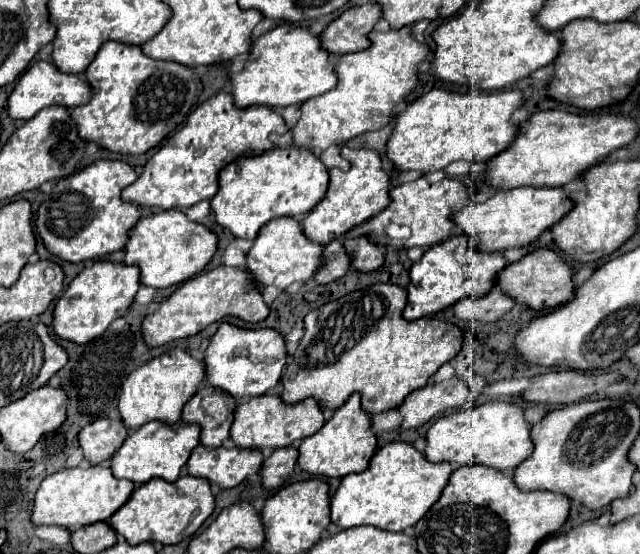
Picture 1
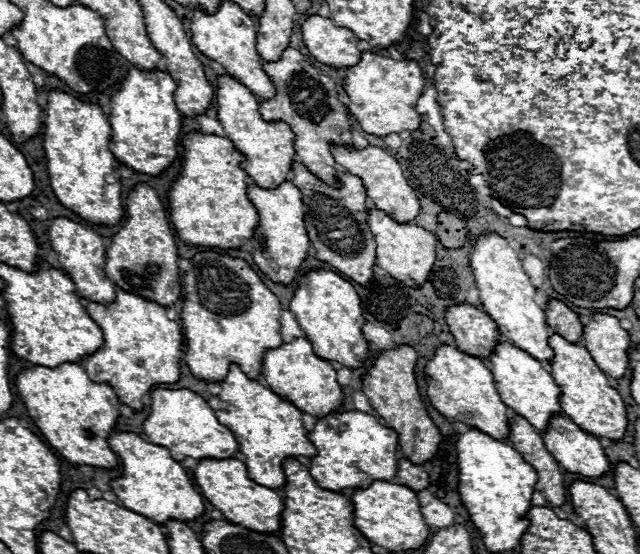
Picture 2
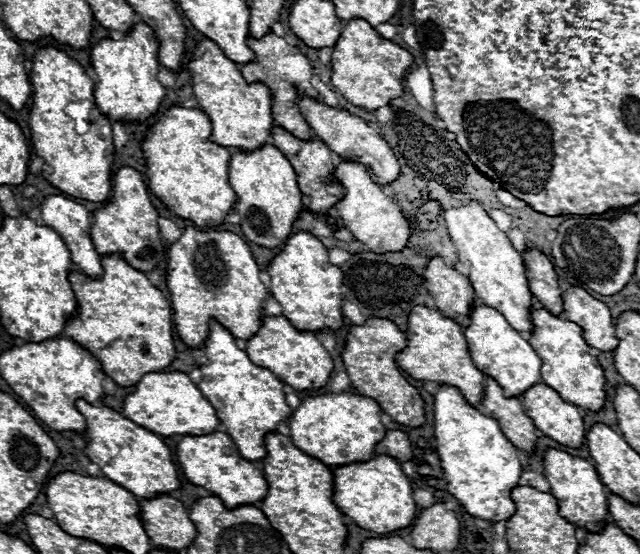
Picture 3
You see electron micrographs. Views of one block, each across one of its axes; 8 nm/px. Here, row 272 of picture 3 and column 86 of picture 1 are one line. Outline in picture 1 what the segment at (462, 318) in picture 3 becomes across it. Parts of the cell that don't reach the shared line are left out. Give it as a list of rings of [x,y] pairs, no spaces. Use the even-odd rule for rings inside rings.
[[[102,418],[92,424],[86,424],[78,432],[78,442],[84,452],[84,458],[90,464],[102,464],[112,456],[112,452],[116,452],[122,446],[126,434],[128,432],[122,420]]]

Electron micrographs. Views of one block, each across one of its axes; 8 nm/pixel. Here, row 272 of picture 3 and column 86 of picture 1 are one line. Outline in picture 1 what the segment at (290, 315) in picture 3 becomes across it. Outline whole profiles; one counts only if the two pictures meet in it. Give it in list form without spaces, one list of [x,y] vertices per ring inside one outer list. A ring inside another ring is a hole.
[[[96,260],[92,268],[84,268],[58,298],[52,312],[52,330],[56,338],[86,344],[104,334],[104,330],[120,318],[132,304],[140,288],[140,270],[136,266]]]

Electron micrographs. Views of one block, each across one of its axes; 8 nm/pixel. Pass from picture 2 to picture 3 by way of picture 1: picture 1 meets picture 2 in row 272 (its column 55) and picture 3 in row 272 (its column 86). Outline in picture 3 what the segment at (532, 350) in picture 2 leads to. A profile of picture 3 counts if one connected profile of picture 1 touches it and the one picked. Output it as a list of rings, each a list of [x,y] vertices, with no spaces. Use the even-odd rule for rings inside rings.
[[[476,200],[468,202],[466,206],[448,208],[442,212],[442,216],[448,236],[456,246],[458,262],[462,264],[478,300],[482,304],[488,304],[490,308],[496,308],[518,332],[532,332],[530,306],[534,302],[534,296],[528,290],[524,260],[510,244],[508,236],[496,226],[496,222]]]

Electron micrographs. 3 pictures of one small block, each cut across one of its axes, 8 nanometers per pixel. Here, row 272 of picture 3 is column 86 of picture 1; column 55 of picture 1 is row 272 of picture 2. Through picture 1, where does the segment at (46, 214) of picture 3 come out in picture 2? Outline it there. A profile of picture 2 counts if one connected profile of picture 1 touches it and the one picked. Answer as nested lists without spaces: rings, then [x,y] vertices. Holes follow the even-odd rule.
[[[54,218],[50,224],[50,242],[62,270],[68,272],[70,280],[74,282],[78,296],[82,296],[84,300],[100,300],[100,304],[108,304],[108,300],[116,296],[116,288],[112,280],[104,274],[106,246],[102,236],[98,236],[92,228],[76,224],[68,218]]]

